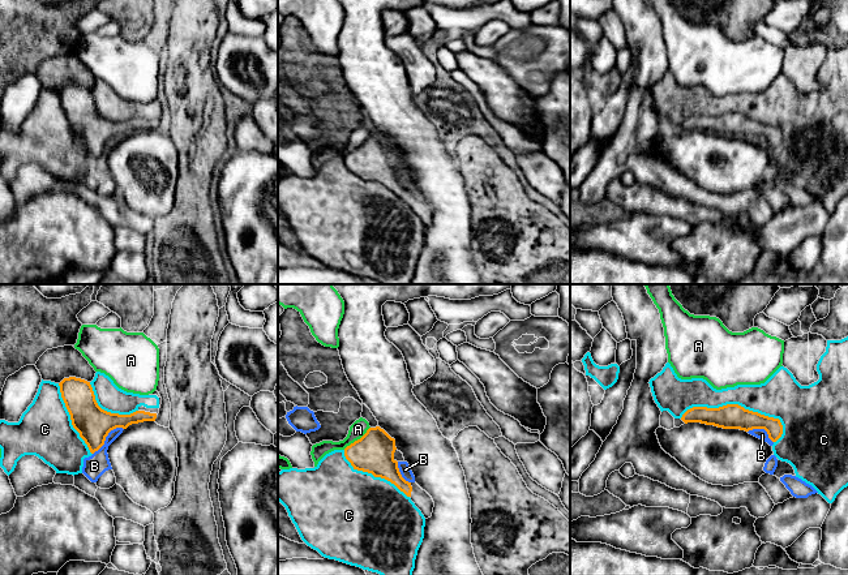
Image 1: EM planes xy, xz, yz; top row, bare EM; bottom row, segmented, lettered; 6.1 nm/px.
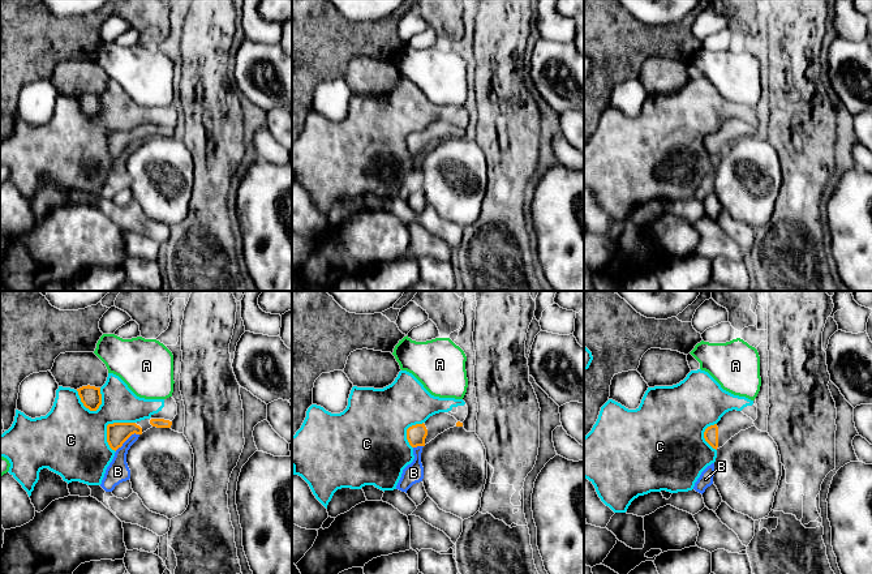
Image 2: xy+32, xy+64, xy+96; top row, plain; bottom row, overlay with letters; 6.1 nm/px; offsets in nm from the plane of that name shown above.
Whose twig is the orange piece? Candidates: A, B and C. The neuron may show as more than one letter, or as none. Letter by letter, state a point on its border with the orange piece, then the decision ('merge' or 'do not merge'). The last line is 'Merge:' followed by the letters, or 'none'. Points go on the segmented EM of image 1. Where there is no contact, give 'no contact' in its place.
A: contact xz (358, 440); do not merge
B: contact xy (106, 436); do not merge
C: contact yz (736, 404); do not merge
Merge: none

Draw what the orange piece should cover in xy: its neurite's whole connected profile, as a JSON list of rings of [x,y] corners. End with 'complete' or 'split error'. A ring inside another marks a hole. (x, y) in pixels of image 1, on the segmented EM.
[[[69,377],[60,383],[61,398],[70,415],[73,428],[80,433],[91,454],[98,451],[108,433],[116,428],[127,429],[132,424],[155,421],[157,413],[136,411],[130,415],[111,413],[102,409],[90,382]]] | complete

